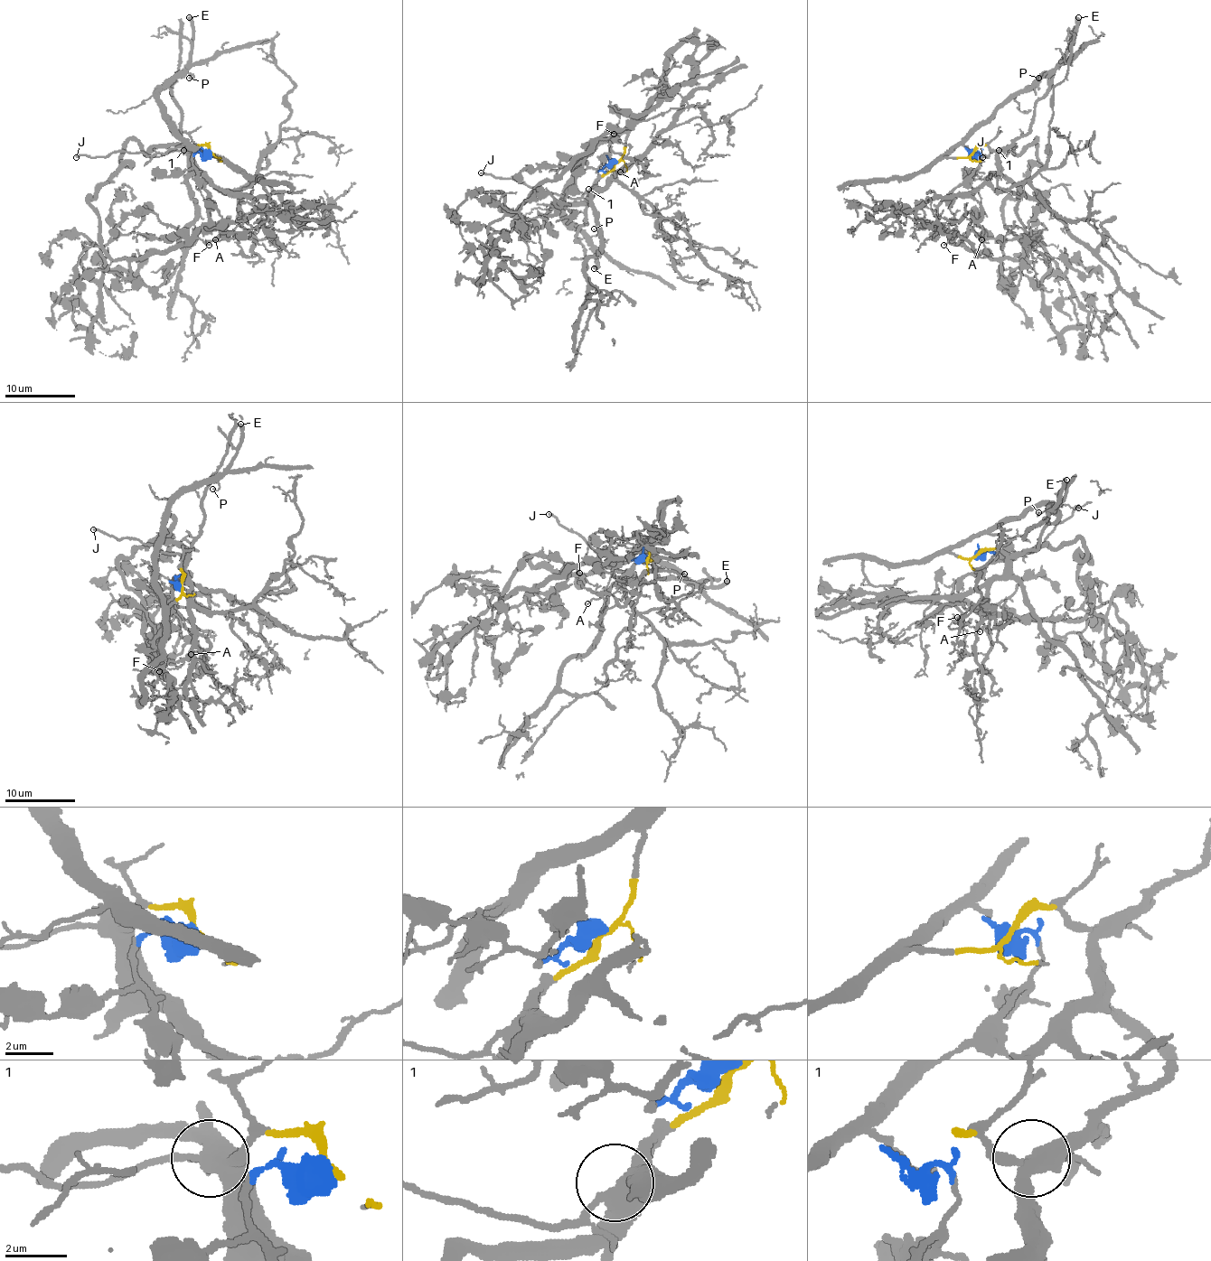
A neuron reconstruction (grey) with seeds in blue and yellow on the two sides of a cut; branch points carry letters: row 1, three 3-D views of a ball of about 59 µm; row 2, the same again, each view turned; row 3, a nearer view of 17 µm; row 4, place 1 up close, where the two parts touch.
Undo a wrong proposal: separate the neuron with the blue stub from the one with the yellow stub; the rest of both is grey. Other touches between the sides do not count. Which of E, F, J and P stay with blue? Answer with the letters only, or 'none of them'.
F

